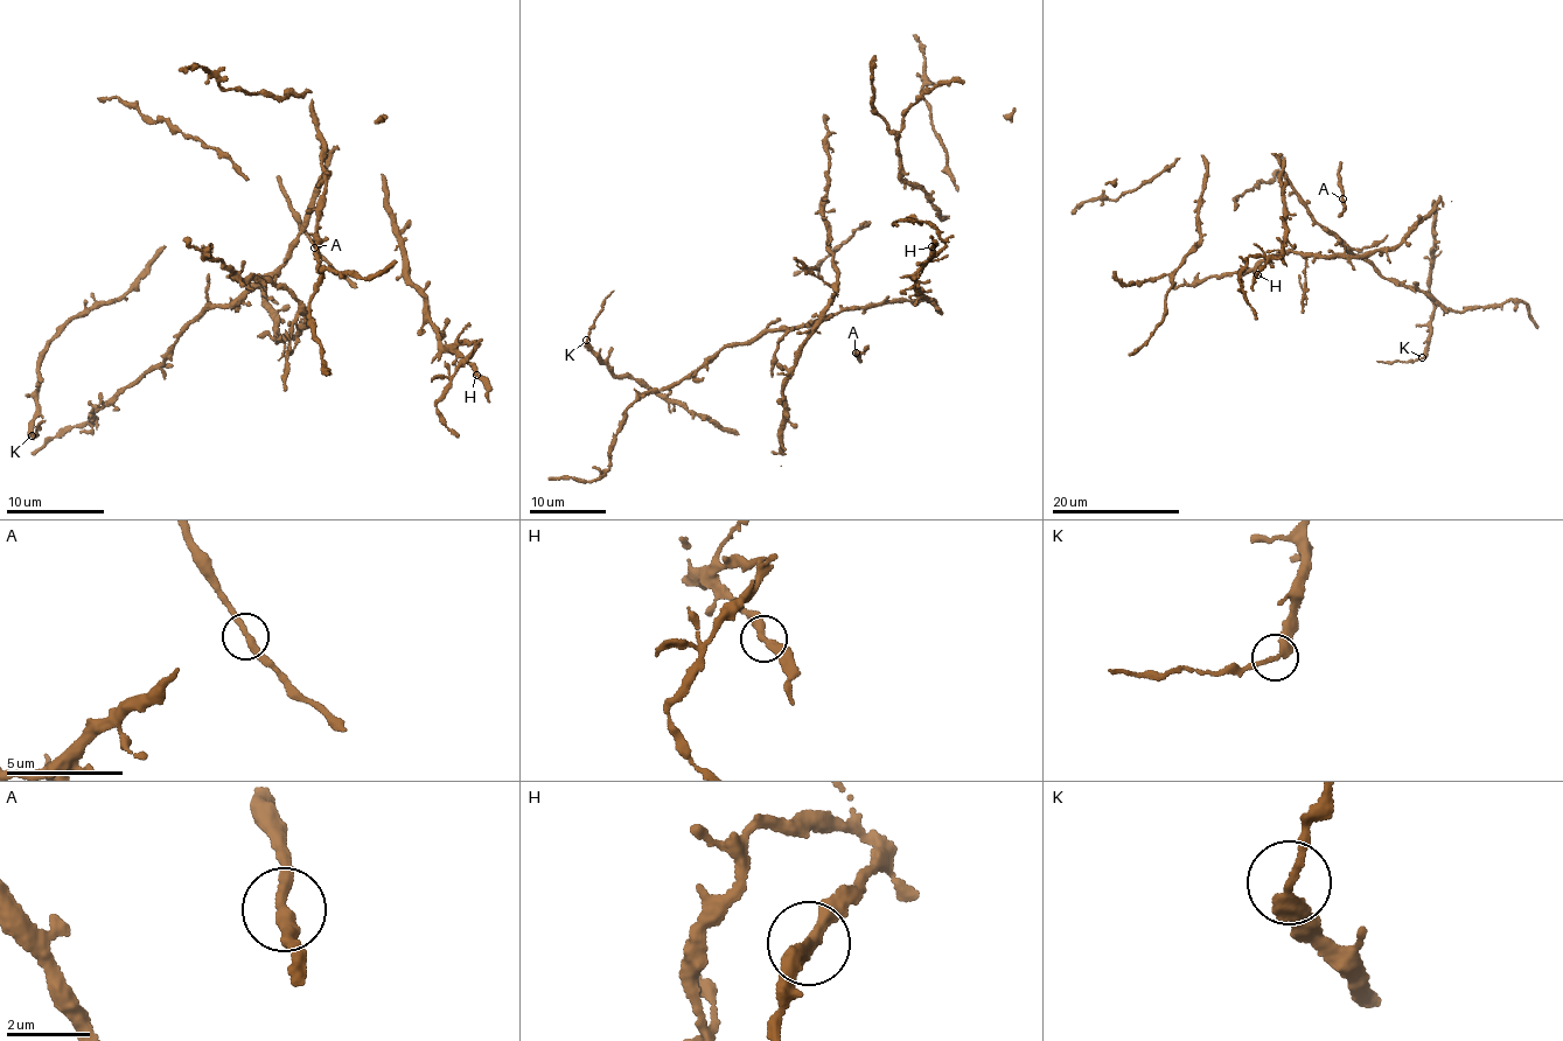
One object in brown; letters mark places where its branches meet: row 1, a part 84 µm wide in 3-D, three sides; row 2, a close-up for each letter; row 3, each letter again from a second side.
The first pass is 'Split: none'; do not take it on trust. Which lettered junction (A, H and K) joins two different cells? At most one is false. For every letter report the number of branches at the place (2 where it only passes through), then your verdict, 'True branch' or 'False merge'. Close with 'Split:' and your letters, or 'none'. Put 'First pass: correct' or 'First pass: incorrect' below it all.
A: Branches: 2. True branch
H: Branches: 2. True branch
K: Branches: 2. False merge
Split: K
First pass: incorrect

